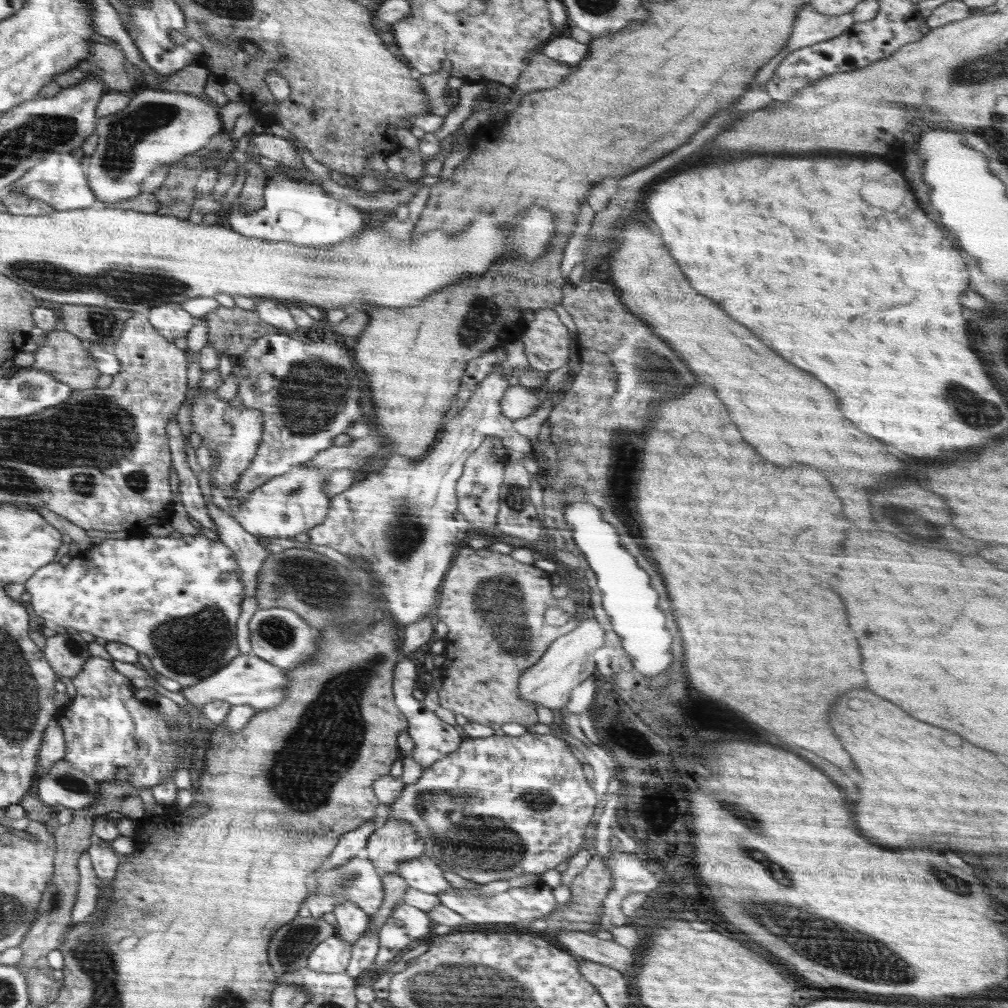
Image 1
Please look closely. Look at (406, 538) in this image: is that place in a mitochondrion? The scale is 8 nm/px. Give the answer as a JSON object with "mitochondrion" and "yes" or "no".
{"mitochondrion":"yes"}

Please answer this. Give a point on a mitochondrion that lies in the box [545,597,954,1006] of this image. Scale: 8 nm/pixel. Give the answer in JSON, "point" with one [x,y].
{"point":[851,954]}

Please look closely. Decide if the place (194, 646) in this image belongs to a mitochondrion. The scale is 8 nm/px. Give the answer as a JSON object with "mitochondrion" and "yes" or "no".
{"mitochondrion":"yes"}

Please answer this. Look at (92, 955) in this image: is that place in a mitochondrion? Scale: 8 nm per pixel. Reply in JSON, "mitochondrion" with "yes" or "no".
{"mitochondrion":"yes"}

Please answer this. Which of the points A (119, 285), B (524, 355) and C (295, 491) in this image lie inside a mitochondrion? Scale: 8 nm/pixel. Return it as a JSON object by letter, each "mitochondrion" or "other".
{"A":"mitochondrion","B":"other","C":"mitochondrion"}

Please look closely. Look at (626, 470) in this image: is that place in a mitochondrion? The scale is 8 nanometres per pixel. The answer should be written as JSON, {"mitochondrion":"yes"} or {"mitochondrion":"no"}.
{"mitochondrion":"yes"}

